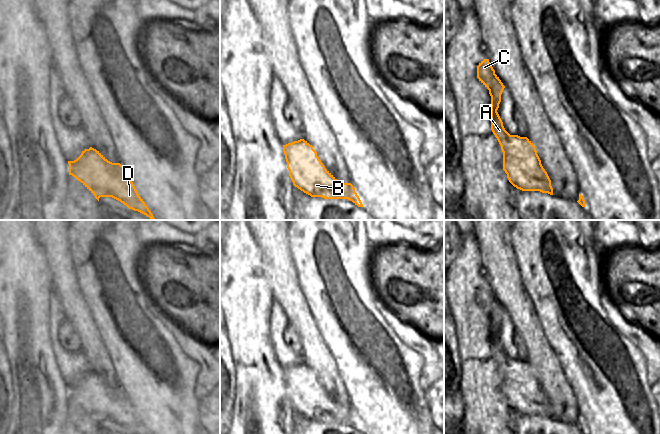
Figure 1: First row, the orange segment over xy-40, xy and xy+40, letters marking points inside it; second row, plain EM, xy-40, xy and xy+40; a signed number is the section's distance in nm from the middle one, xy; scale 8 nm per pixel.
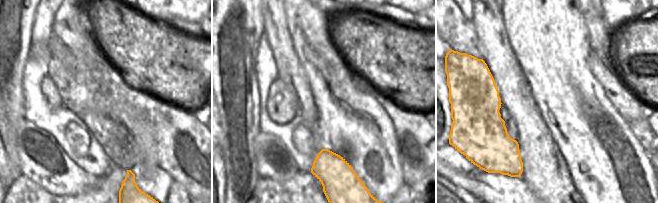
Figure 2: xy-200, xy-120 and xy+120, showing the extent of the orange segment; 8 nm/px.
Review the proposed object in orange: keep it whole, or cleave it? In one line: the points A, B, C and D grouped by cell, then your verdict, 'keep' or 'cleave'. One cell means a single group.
groups A C / B D; cleave

